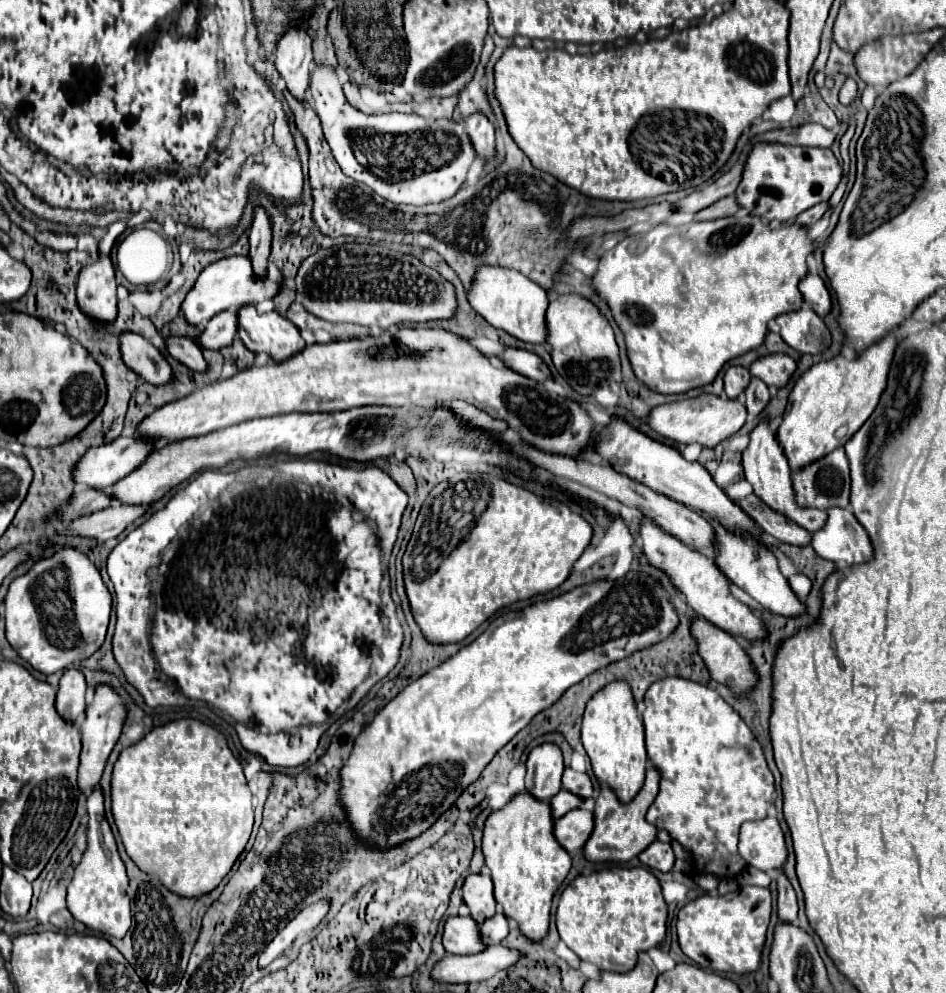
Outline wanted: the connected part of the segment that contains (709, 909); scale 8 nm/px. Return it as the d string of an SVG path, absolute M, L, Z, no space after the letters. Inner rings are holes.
M742 887L728 895L702 895L702 899L690 901L678 913L676 933L680 949L702 969L720 973L752 973L760 967L770 913L770 891L764 887Z

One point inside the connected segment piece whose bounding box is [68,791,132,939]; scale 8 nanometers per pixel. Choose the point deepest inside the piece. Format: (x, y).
(97, 897)

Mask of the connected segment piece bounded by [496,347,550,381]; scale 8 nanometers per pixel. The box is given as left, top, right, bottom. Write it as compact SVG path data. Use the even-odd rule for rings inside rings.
M508 347L504 353L498 353L496 355L508 369L512 371L518 371L520 375L528 375L530 379L536 379L536 381L546 381L550 379L550 371L546 367L546 363L530 353L530 351L524 351L524 349L514 349L514 347Z

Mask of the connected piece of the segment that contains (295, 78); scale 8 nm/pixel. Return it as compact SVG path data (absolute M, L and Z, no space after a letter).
M288 31L288 35L284 35L276 47L276 69L298 103L310 101L306 95L312 69L310 43L312 39L310 35L304 35L304 31Z

